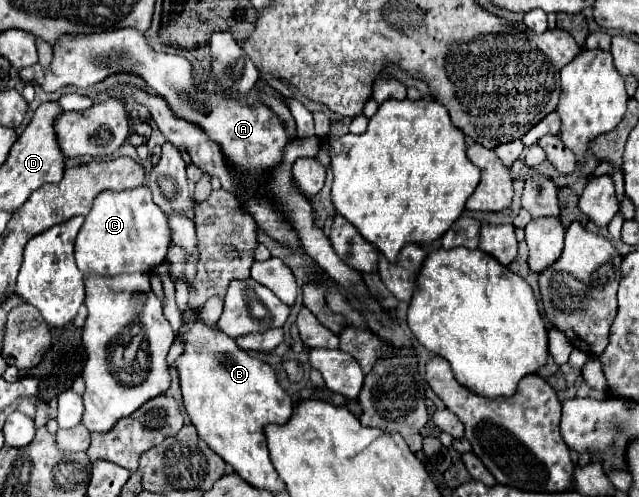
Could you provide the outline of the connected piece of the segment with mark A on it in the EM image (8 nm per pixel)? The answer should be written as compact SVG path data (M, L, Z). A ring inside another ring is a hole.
M115 30L107 34L95 34L93 38L65 38L57 44L57 48L53 48L53 62L47 70L35 64L23 68L19 76L25 82L37 82L47 92L55 92L69 84L75 88L89 88L115 72L133 72L143 76L155 94L161 94L167 100L177 116L199 124L209 134L209 138L221 146L225 158L237 166L247 180L259 182L259 178L263 178L273 168L273 164L279 162L283 148L289 142L279 118L267 106L253 106L237 98L225 98L221 94L197 94L191 80L191 64L181 56L153 52L145 36L137 30Z

